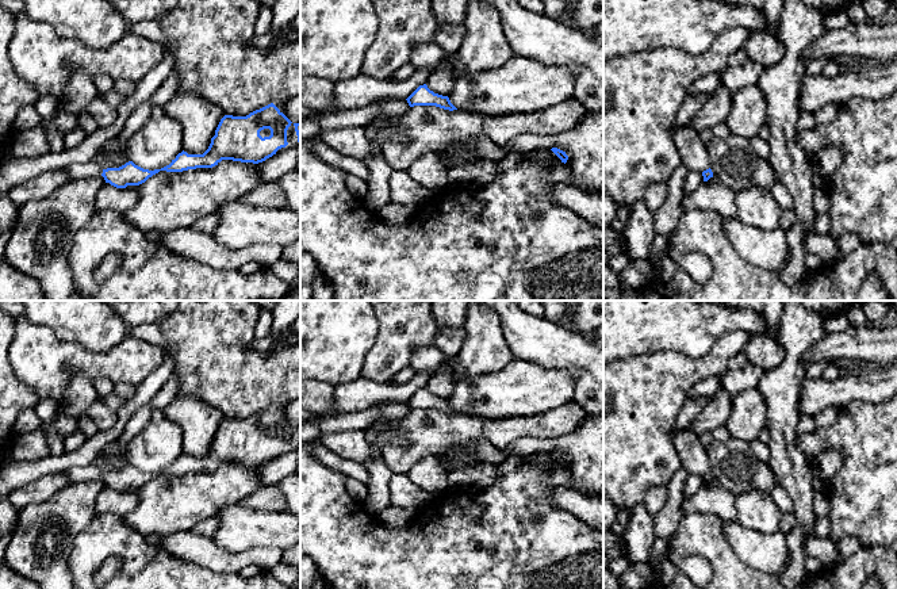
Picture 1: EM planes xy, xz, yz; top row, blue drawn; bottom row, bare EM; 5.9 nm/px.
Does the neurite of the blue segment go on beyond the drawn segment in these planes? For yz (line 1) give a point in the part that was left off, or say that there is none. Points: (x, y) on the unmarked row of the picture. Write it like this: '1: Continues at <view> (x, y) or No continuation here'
1: No continuation here

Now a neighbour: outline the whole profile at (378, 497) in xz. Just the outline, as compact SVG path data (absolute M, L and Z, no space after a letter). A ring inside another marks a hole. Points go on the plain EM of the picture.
M367 439L367 441L373 455L361 462L368 471L369 479L367 483L368 492L360 502L360 509L376 519L391 505L388 481L392 477L392 471L384 463L379 445L372 440Z

